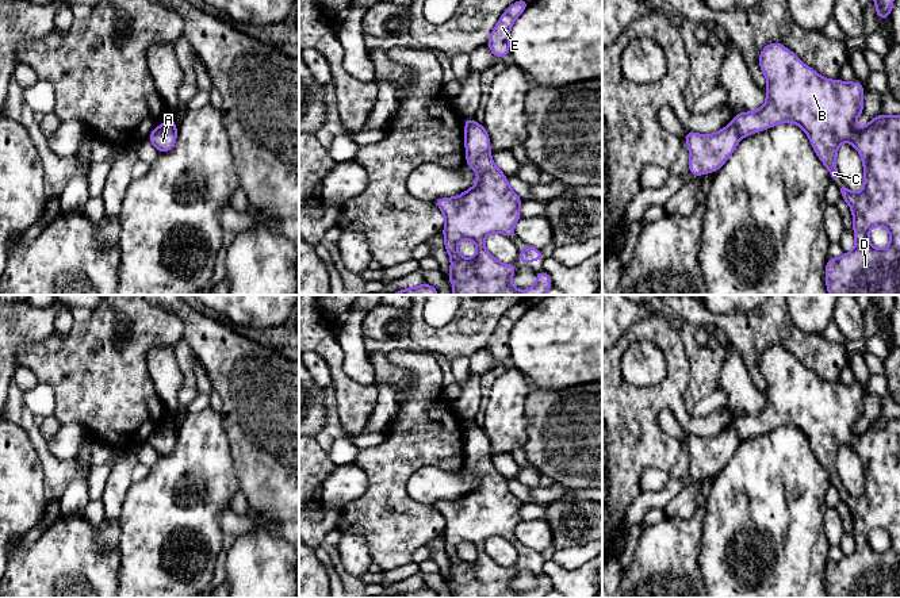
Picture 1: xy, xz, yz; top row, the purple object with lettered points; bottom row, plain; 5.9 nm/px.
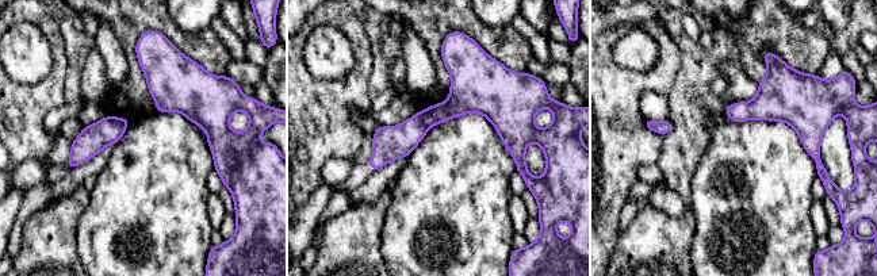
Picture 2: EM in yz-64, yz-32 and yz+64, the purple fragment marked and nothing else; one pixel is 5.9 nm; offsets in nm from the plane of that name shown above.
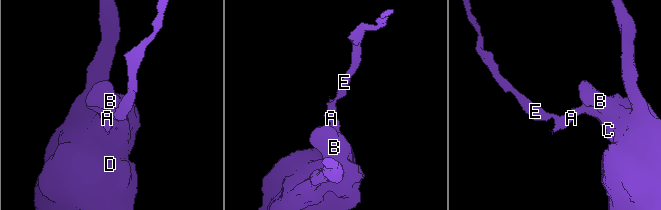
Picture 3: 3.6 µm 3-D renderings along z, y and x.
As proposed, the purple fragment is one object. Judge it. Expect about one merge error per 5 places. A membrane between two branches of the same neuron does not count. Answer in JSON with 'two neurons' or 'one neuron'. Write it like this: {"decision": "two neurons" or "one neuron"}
{"decision": "two neurons"}

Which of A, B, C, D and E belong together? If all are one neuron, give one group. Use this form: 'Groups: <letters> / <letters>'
Groups: A E / B C D

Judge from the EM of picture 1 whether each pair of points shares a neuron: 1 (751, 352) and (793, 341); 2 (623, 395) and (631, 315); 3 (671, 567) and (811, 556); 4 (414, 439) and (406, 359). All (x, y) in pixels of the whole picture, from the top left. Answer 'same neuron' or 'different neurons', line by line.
1: same neuron
2: different neurons
3: different neurons
4: same neuron

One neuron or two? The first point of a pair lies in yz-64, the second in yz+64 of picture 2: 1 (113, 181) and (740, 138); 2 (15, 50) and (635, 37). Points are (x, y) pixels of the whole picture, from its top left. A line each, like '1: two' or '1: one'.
1: one
2: one

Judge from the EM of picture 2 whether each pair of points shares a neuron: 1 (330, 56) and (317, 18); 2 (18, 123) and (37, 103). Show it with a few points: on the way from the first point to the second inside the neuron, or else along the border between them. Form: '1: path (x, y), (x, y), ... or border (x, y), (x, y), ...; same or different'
1: border (349, 41), (339, 29), (321, 25), (302, 52); different
2: path (22, 118), (31, 108); same

